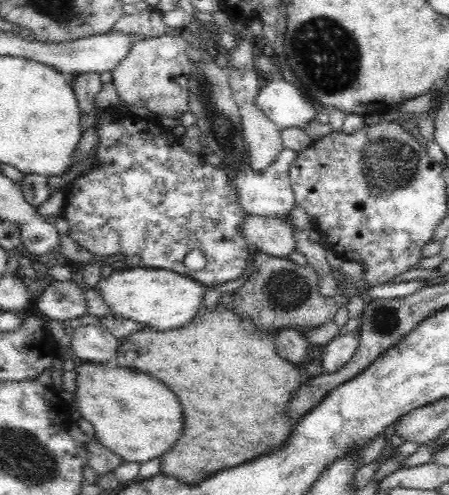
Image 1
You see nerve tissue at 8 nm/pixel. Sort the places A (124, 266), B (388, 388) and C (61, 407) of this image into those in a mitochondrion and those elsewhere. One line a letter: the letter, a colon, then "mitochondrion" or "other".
A: other
B: other
C: other

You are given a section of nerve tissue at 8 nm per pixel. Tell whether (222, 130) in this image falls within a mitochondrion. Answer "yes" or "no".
yes

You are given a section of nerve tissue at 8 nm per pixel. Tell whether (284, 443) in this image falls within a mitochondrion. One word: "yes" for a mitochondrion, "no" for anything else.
no

